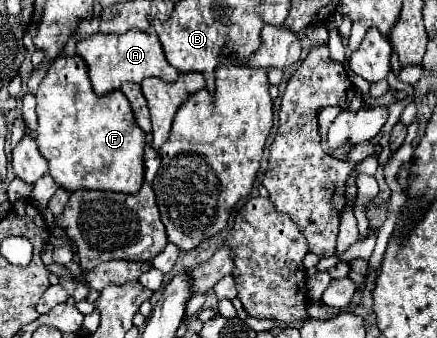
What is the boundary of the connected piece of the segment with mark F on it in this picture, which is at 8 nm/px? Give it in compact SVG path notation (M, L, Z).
M59 55L47 75L43 77L37 89L37 141L39 151L49 161L49 175L57 181L59 187L67 191L75 189L99 189L99 191L119 191L119 193L135 193L143 185L143 147L145 133L141 133L139 125L135 125L134 113L127 97L121 91L111 91L105 95L97 95L93 91L87 65L81 57L63 59Z

